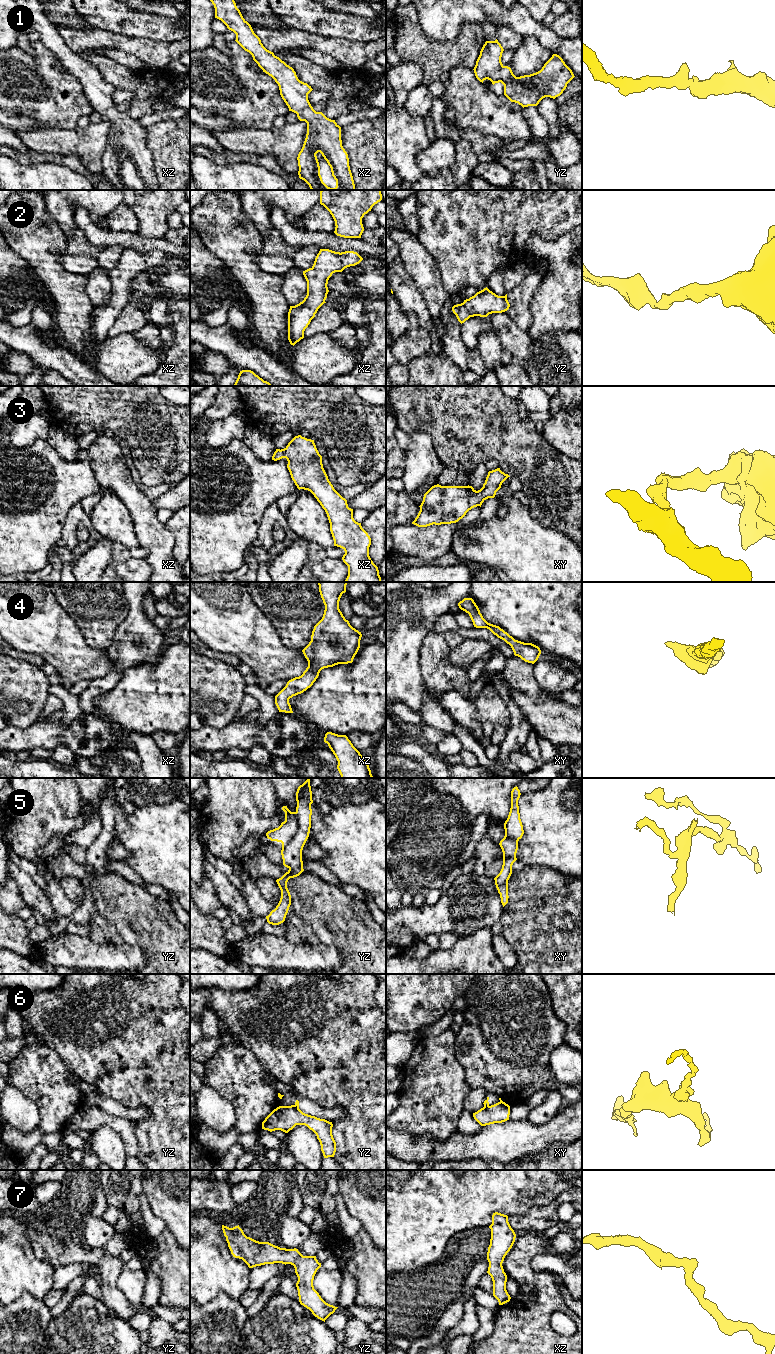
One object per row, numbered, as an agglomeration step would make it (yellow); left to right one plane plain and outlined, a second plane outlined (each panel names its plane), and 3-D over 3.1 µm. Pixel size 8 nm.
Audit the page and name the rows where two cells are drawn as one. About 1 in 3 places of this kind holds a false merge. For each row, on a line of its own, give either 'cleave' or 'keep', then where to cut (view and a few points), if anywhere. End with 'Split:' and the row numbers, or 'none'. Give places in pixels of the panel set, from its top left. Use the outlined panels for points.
1: keep | no cut
2: keep | no cut
3: keep | no cut
4: keep | no cut
5: cleave | yz (296, 812), (297, 832), (282, 843)
6: cleave | yz (293, 1105), (298, 1108)
7: keep | no cut
Split: 5, 6

